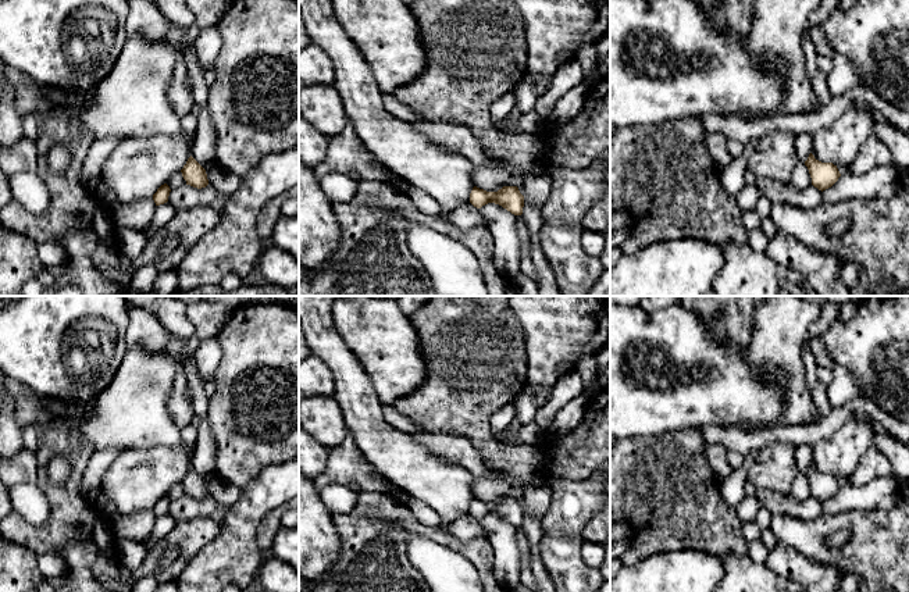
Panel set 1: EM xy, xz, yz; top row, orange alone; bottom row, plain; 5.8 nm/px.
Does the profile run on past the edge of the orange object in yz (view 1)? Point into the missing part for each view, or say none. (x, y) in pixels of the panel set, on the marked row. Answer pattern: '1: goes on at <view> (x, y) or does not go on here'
1: goes on at yz (804, 142)

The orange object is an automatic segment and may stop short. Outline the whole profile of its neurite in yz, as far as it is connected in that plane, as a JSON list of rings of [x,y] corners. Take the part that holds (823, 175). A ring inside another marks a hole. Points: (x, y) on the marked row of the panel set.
[[[808,133],[796,135],[796,150],[799,161],[803,161],[809,170],[812,185],[819,190],[831,188],[841,176],[837,165],[821,163],[810,153],[813,149],[813,136]]]

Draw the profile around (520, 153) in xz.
[[[414,0],[409,6],[420,28],[427,67],[416,81],[398,88],[392,94],[428,122],[453,122],[471,128],[484,151],[495,160],[493,168],[524,176],[542,172],[539,135],[499,131],[491,120],[491,106],[527,76],[527,44],[520,10],[511,0]]]

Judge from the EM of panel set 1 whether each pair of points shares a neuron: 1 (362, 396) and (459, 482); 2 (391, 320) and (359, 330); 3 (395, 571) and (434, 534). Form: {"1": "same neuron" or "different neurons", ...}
{"1": "same neuron", "2": "same neuron", "3": "same neuron"}

